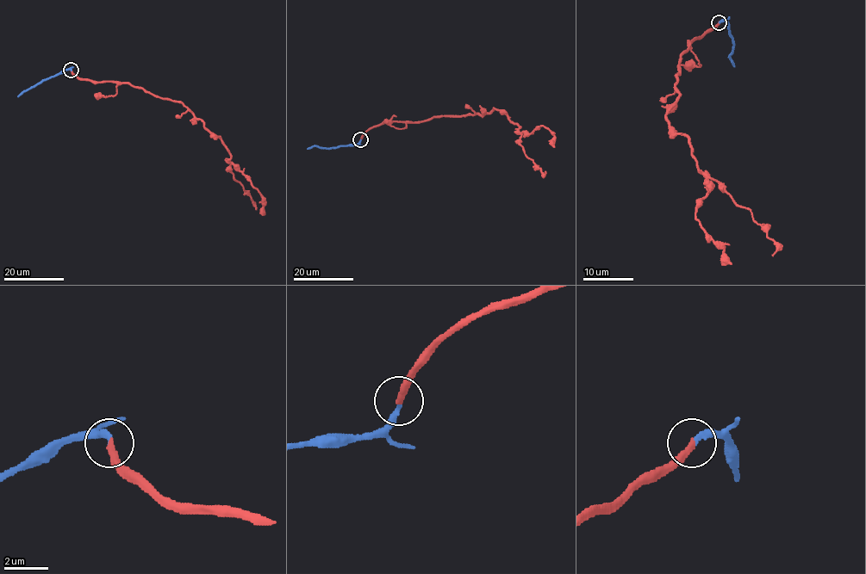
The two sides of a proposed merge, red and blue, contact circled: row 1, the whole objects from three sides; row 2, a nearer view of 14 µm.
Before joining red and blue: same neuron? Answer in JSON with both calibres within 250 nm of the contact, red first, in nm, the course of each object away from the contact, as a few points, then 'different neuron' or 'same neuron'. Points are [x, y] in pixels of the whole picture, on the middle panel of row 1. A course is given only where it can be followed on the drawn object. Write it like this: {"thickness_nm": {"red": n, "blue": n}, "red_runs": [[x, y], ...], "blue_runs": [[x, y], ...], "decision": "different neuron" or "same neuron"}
{"thickness_nm": {"red": 320, "blue": 260}, "red_runs": [[360, 139], [384, 123], [482, 116], [494, 108], [520, 126], [525, 154], [545, 171]], "blue_runs": [[360, 139], [357, 144], [320, 148], [314, 146], [308, 149]], "decision": "same neuron"}

